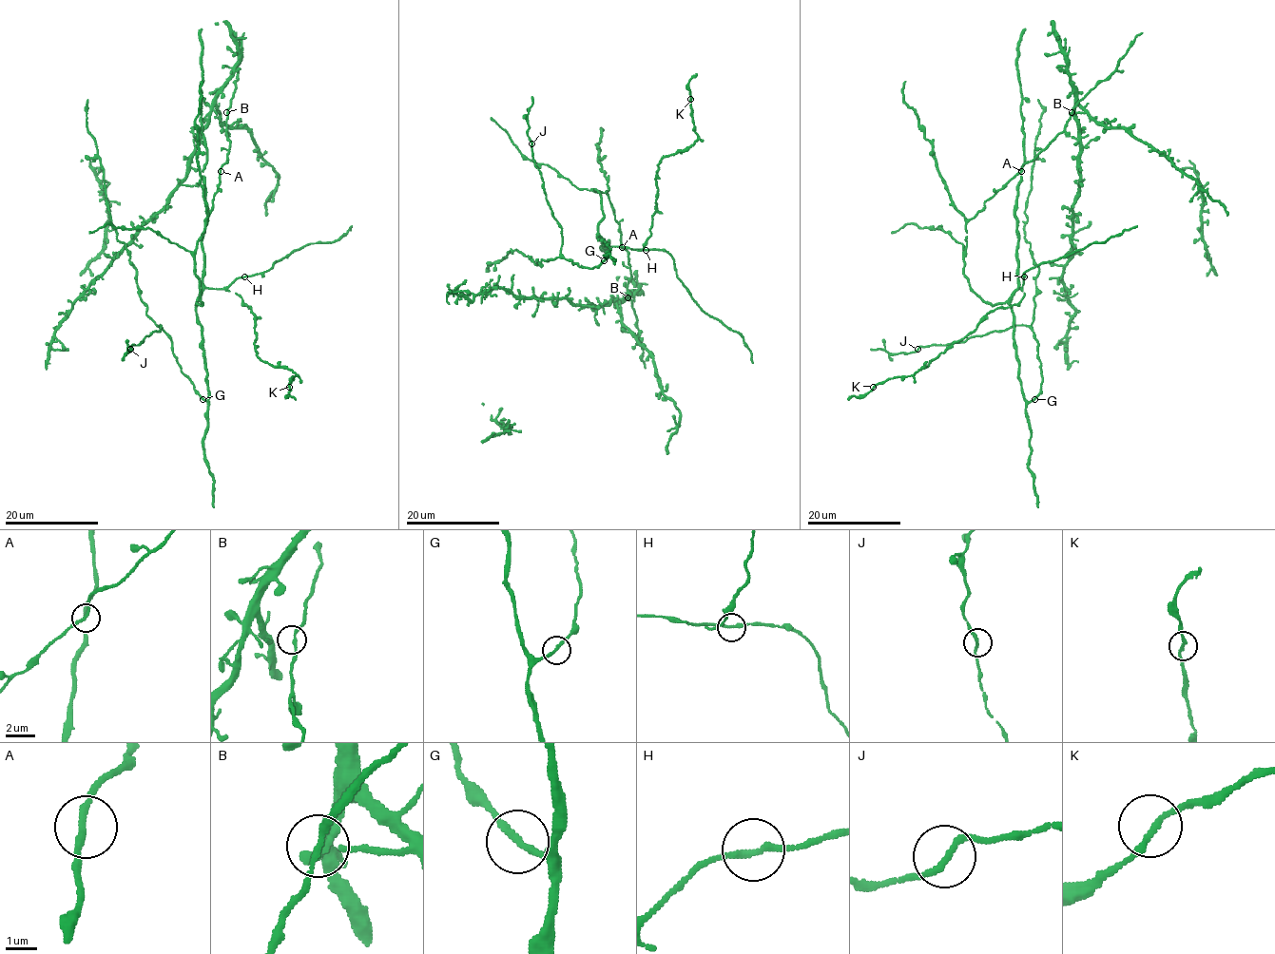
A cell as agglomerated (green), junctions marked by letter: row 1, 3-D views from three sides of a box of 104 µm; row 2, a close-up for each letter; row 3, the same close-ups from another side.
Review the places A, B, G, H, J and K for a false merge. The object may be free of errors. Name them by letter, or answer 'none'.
none

